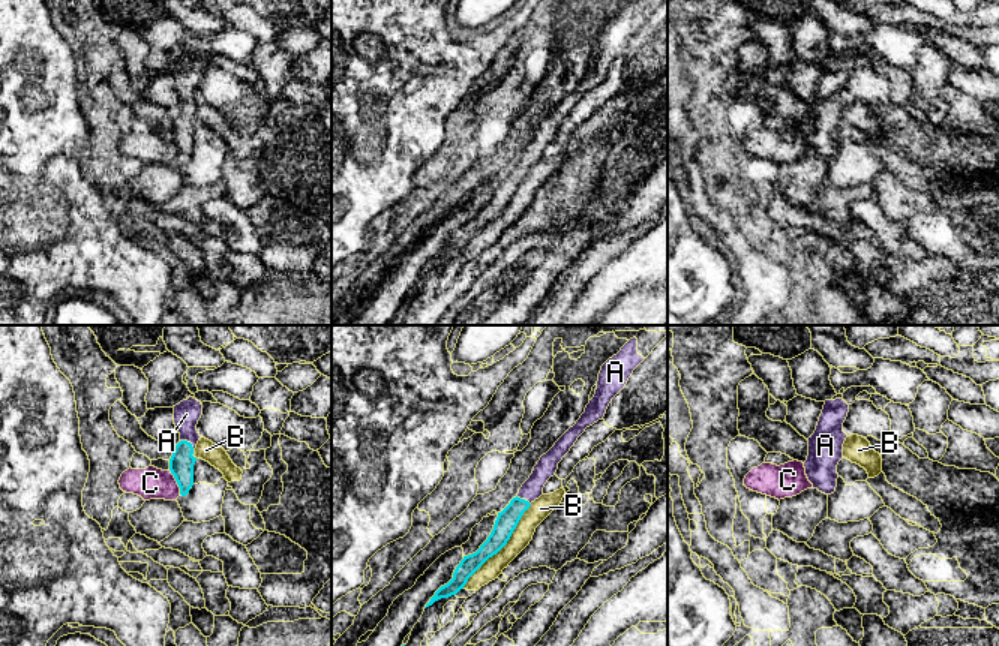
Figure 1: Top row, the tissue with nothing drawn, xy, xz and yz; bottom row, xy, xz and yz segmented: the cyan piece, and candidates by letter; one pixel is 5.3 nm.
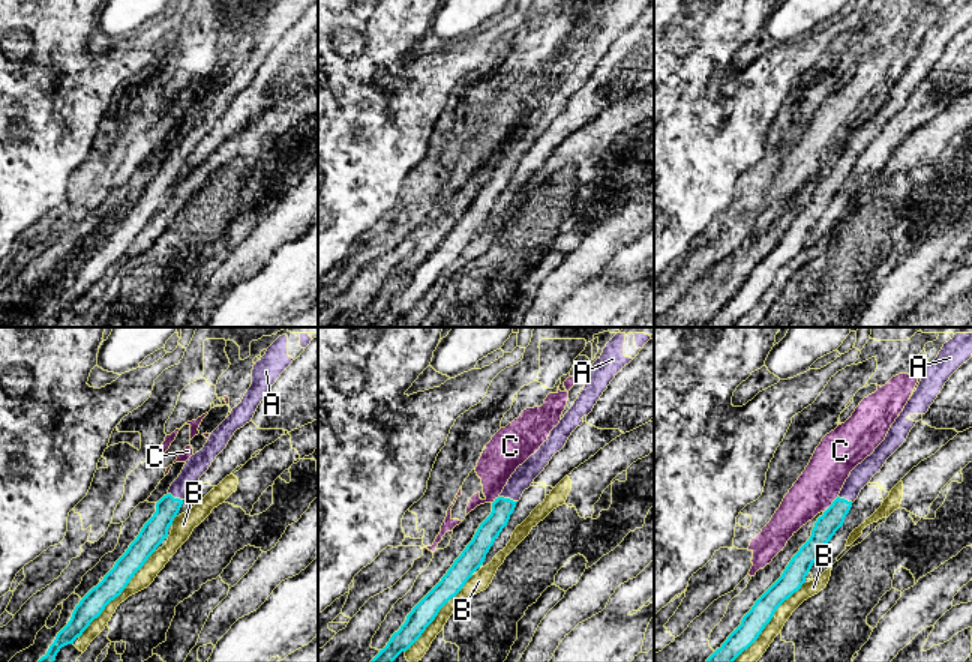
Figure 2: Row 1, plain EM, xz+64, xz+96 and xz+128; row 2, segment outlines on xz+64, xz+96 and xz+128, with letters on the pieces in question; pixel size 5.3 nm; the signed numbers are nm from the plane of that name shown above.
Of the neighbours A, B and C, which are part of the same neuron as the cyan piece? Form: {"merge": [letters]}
{"merge": ["A"]}

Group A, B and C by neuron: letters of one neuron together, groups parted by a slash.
A / B / C

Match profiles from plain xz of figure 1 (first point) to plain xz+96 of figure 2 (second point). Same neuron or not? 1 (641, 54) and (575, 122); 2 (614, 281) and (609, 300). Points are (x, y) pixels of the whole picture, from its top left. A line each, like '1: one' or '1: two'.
1: one
2: one

